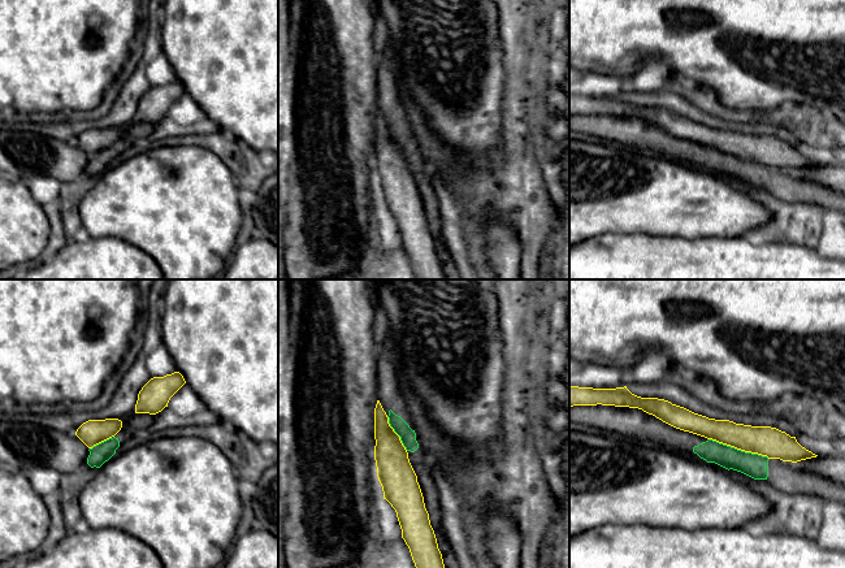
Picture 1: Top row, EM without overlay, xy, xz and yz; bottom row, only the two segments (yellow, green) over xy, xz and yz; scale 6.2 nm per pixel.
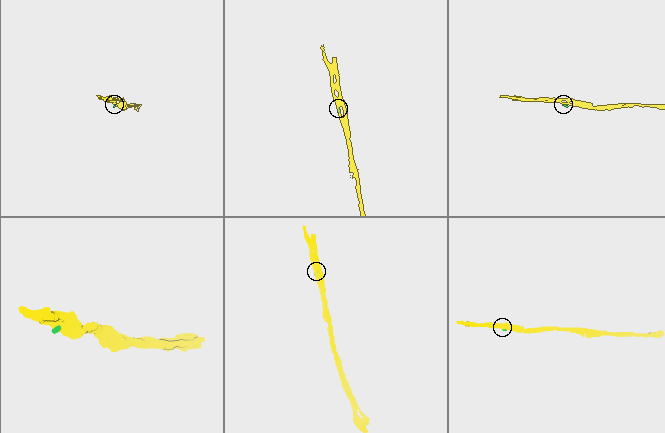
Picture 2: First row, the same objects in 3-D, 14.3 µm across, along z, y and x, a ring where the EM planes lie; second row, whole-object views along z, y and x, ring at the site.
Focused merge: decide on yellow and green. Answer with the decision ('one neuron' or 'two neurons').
two neurons

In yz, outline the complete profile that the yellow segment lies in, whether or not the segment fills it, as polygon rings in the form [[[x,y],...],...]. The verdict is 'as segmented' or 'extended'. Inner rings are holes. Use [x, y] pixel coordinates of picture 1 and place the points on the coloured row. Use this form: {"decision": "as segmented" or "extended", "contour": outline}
{"decision": "as segmented", "contour": [[[569,386],[569,407],[597,404],[638,408],[676,429],[768,459],[797,463],[818,456],[802,447],[796,437],[776,428],[708,419],[664,399],[637,396],[627,386],[616,389]]]}

